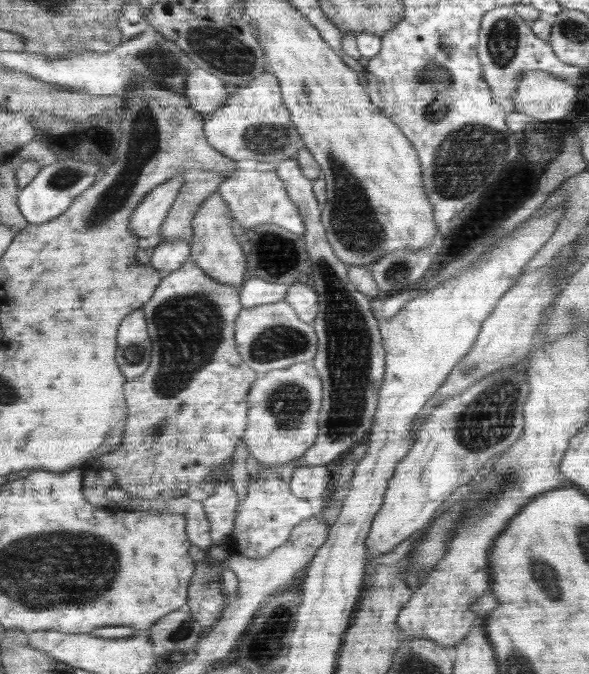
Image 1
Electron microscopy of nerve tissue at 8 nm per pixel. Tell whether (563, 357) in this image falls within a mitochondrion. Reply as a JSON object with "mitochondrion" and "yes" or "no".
{"mitochondrion":"no"}

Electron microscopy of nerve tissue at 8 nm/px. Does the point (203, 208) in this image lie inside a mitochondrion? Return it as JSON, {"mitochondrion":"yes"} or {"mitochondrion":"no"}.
{"mitochondrion":"no"}

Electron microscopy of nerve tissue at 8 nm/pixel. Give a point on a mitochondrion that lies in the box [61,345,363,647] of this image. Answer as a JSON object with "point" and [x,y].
{"point":[289,403]}

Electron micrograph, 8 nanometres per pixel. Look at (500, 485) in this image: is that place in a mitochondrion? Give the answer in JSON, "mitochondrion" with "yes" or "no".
{"mitochondrion":"yes"}

